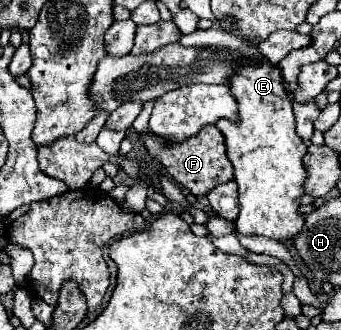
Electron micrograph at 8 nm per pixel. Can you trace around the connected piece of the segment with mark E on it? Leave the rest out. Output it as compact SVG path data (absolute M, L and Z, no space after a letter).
M240 61L238 65L228 77L230 93L238 103L238 119L220 119L216 123L226 139L228 159L234 165L234 179L238 181L240 215L236 229L240 233L290 241L304 227L302 215L296 213L296 199L302 195L302 183L306 179L302 165L306 145L294 131L296 119L280 67L268 61L258 65Z

